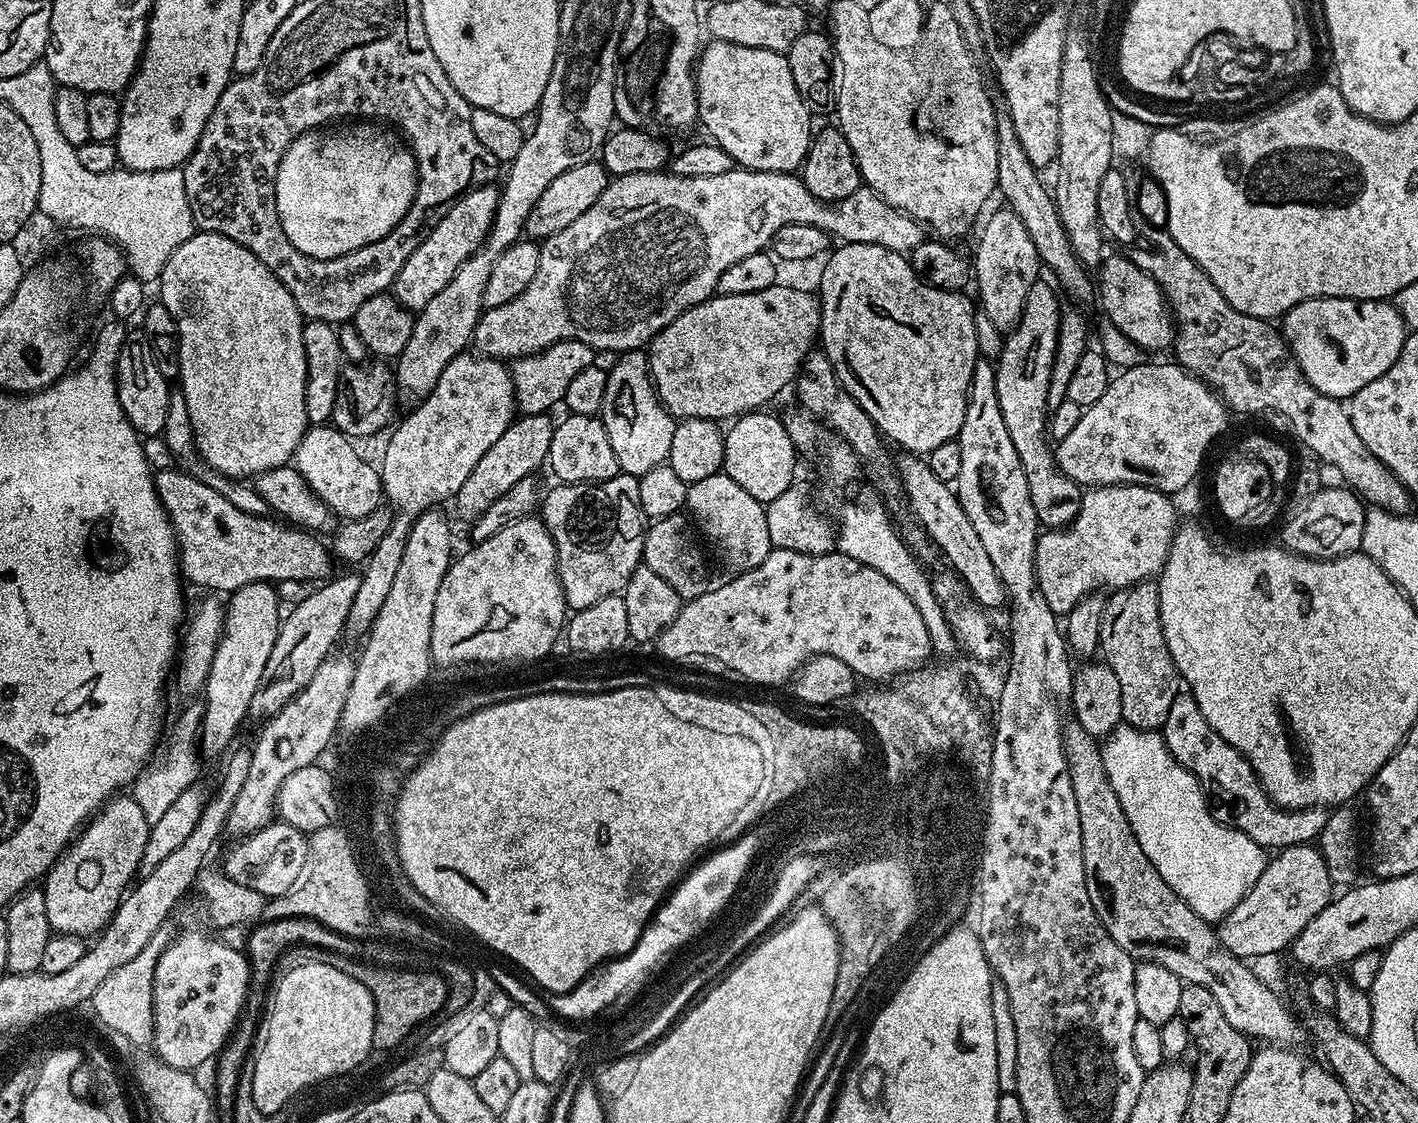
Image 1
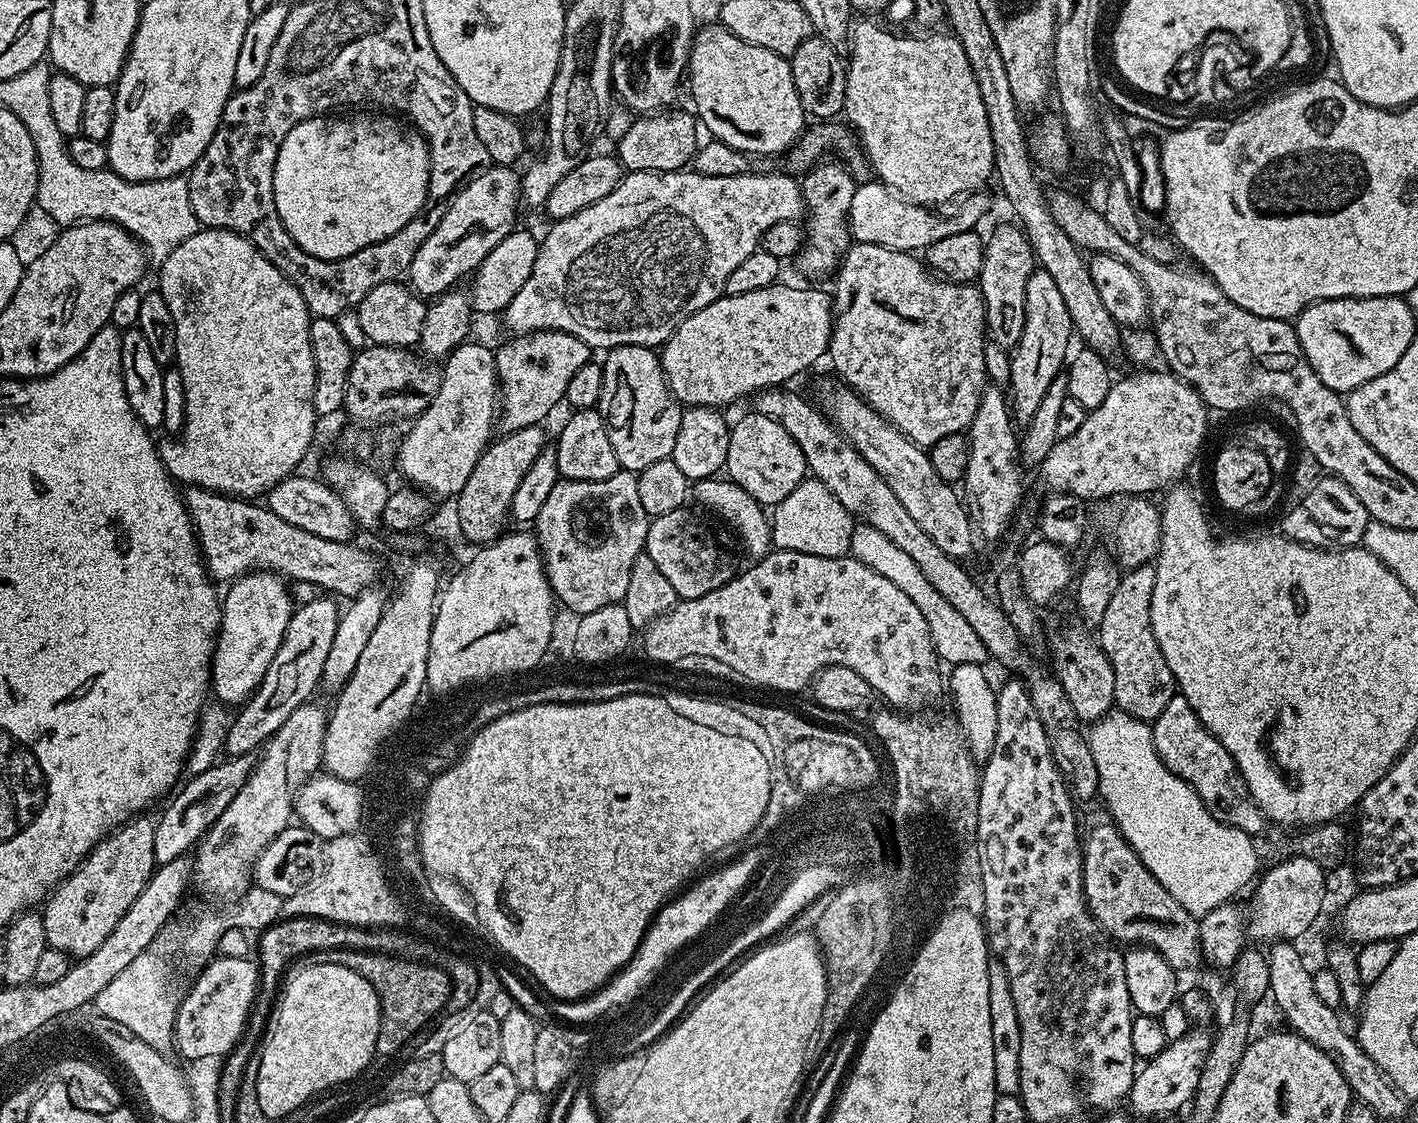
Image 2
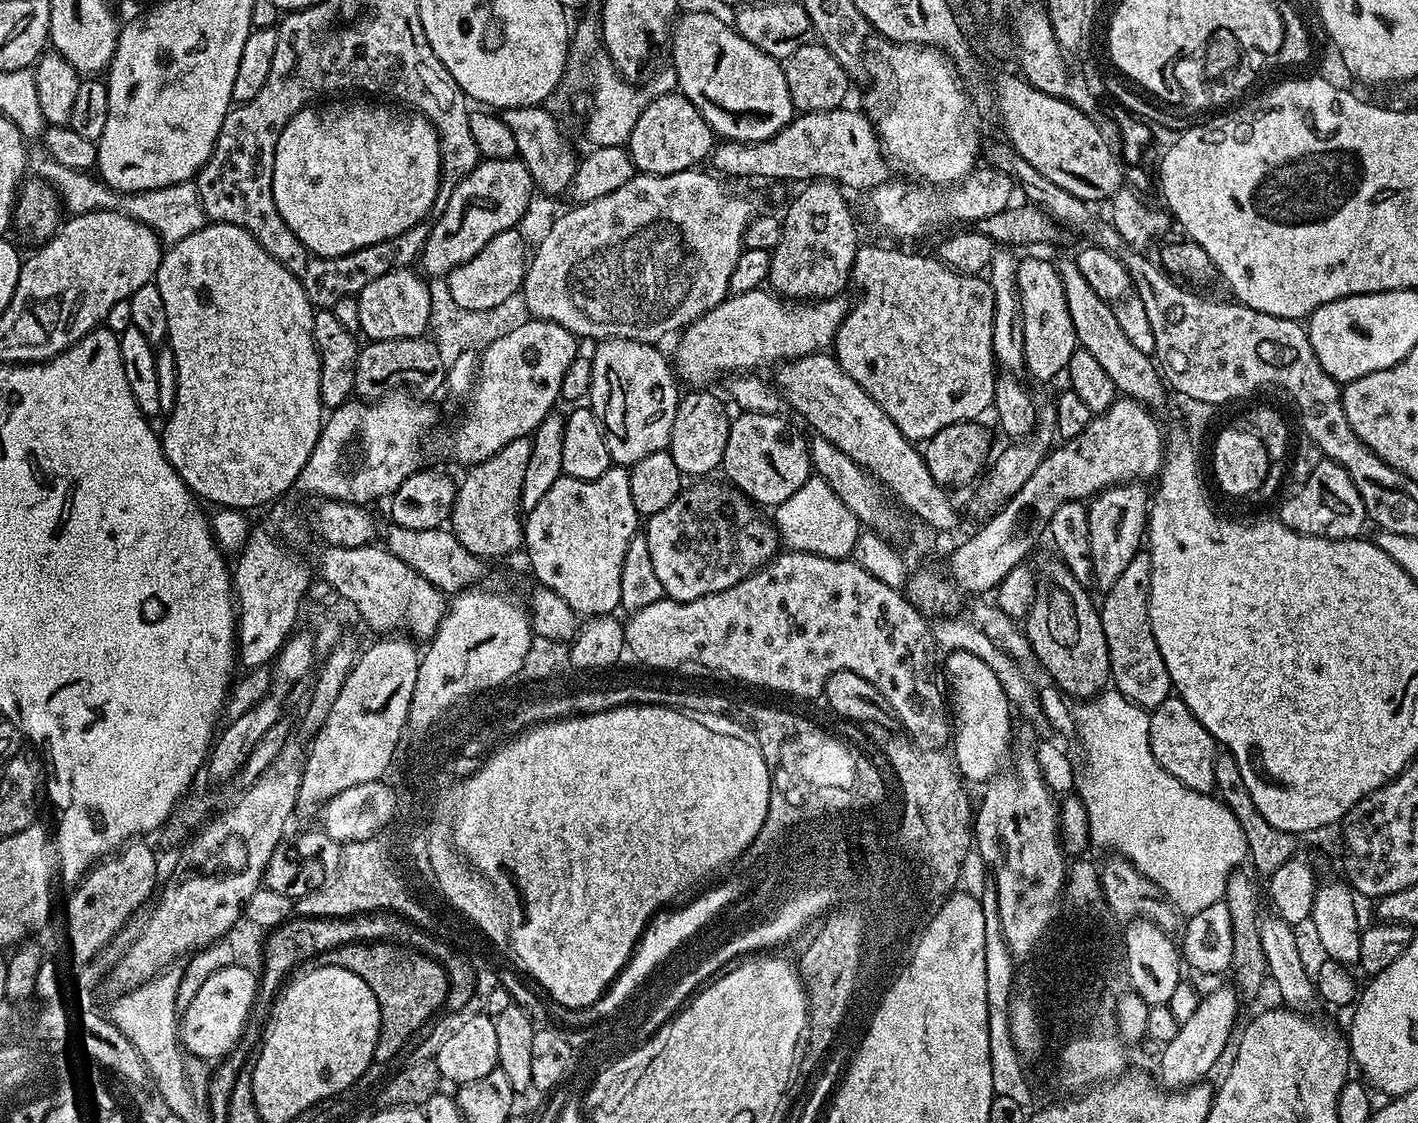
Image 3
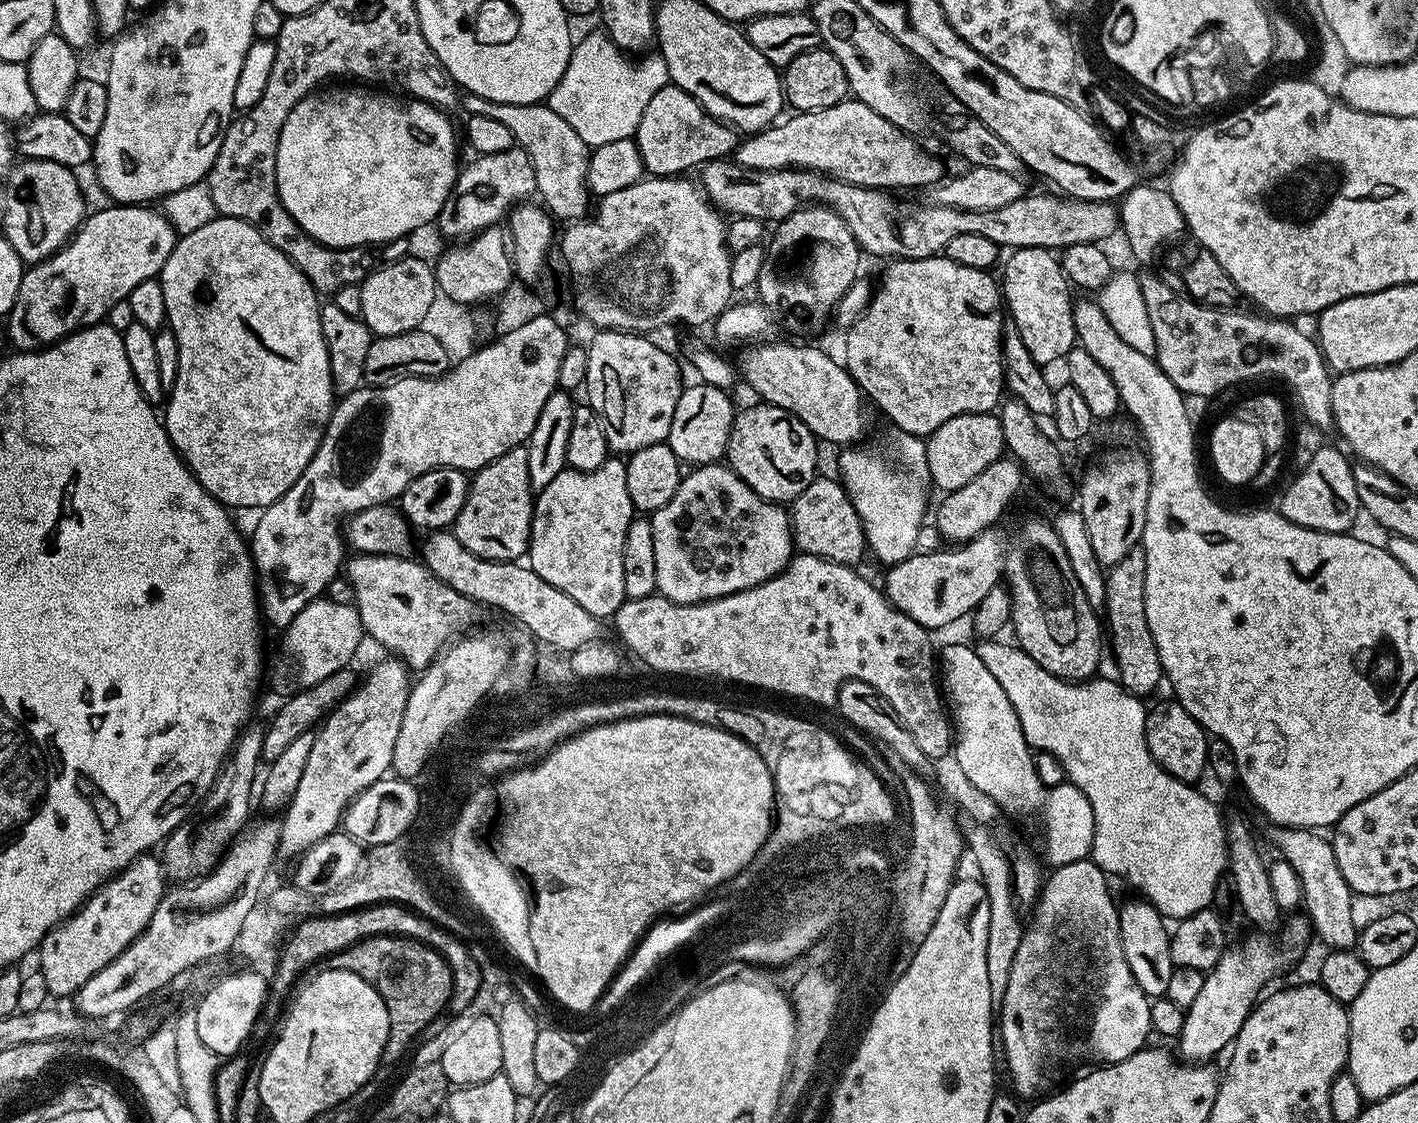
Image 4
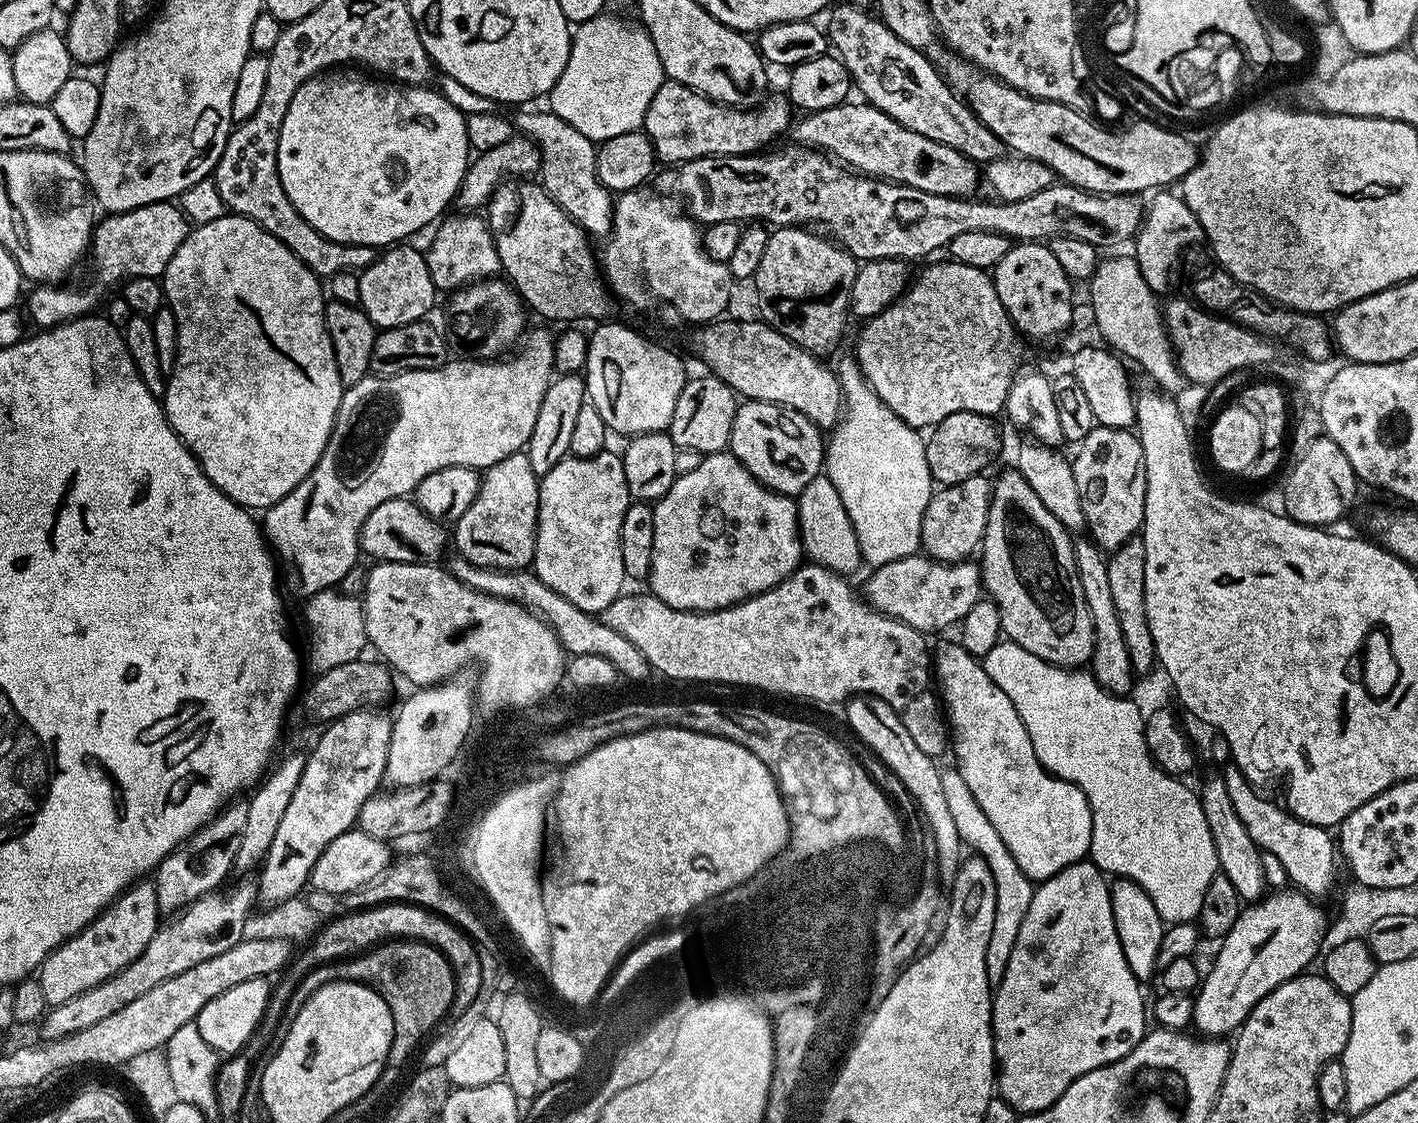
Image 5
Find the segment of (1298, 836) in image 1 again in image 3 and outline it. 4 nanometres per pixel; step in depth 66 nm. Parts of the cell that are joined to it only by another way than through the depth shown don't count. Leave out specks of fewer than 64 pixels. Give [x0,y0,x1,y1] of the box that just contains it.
[1148,694,1218,793]

